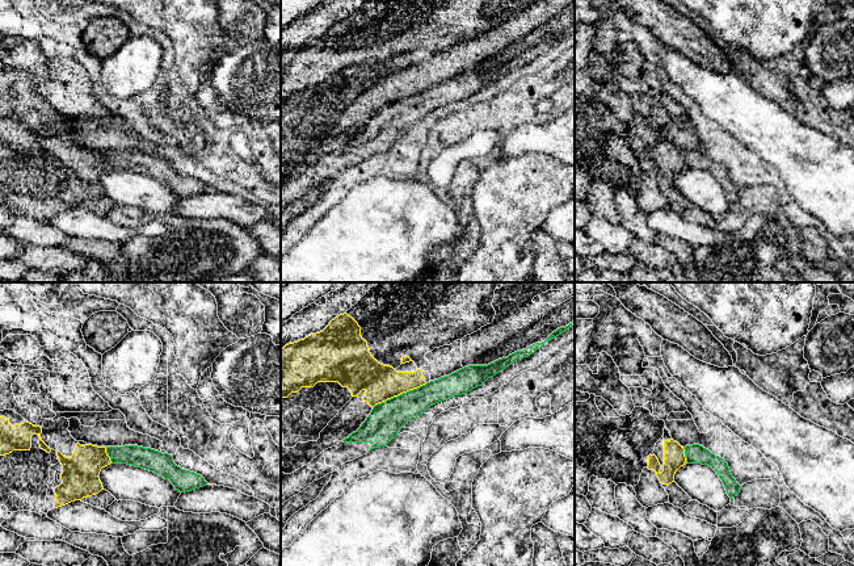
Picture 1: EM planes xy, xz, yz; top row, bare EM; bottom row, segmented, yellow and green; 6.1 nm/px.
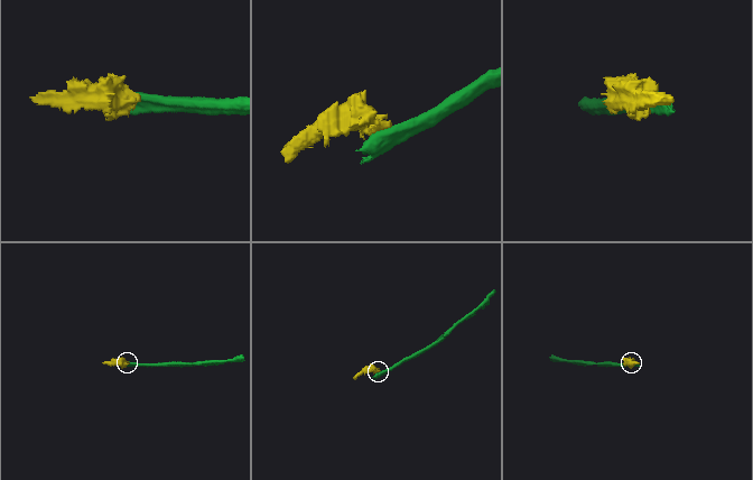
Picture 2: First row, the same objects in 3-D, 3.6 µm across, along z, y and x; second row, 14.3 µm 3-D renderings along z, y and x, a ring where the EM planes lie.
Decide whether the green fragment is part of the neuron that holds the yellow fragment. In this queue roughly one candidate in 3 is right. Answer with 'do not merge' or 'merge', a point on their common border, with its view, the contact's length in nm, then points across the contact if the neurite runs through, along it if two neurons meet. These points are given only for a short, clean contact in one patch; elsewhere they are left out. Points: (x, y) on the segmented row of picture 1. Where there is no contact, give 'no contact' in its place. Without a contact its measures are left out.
do not merge; meets yellow in xz at (399, 394); contact 360 nm long; border along xz (425, 382), (378, 402), (373, 407)

